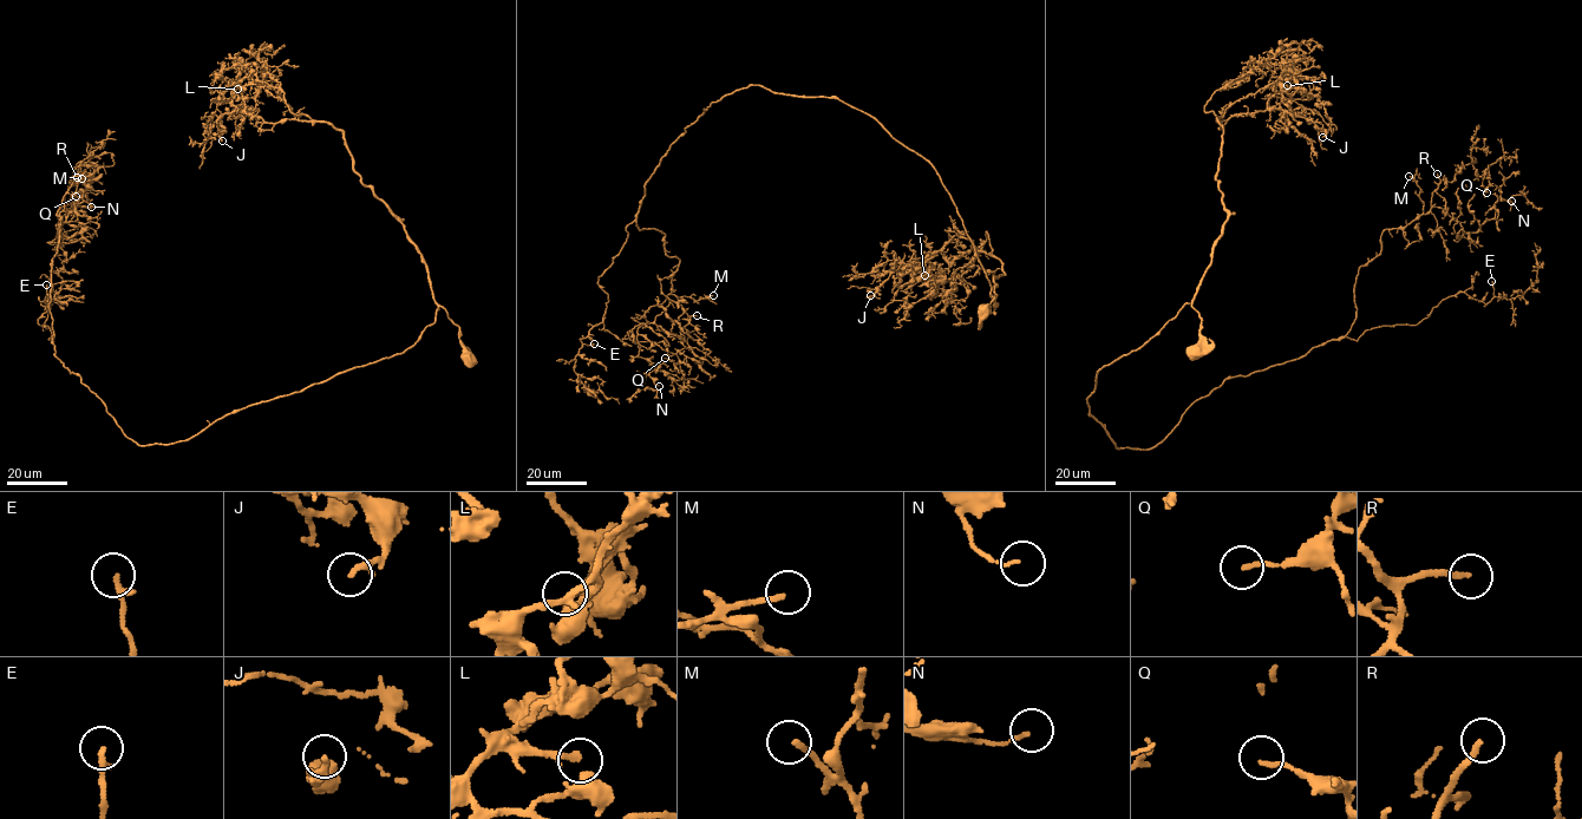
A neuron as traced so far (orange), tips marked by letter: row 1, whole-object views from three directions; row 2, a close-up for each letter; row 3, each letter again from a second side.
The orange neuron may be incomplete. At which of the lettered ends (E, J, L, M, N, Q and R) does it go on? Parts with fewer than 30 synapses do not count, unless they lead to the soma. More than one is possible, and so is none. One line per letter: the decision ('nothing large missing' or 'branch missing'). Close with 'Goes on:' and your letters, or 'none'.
E: branch missing
J: nothing large missing
L: nothing large missing
M: branch missing
N: nothing large missing
Q: nothing large missing
R: branch missing
Goes on: E, M, R

